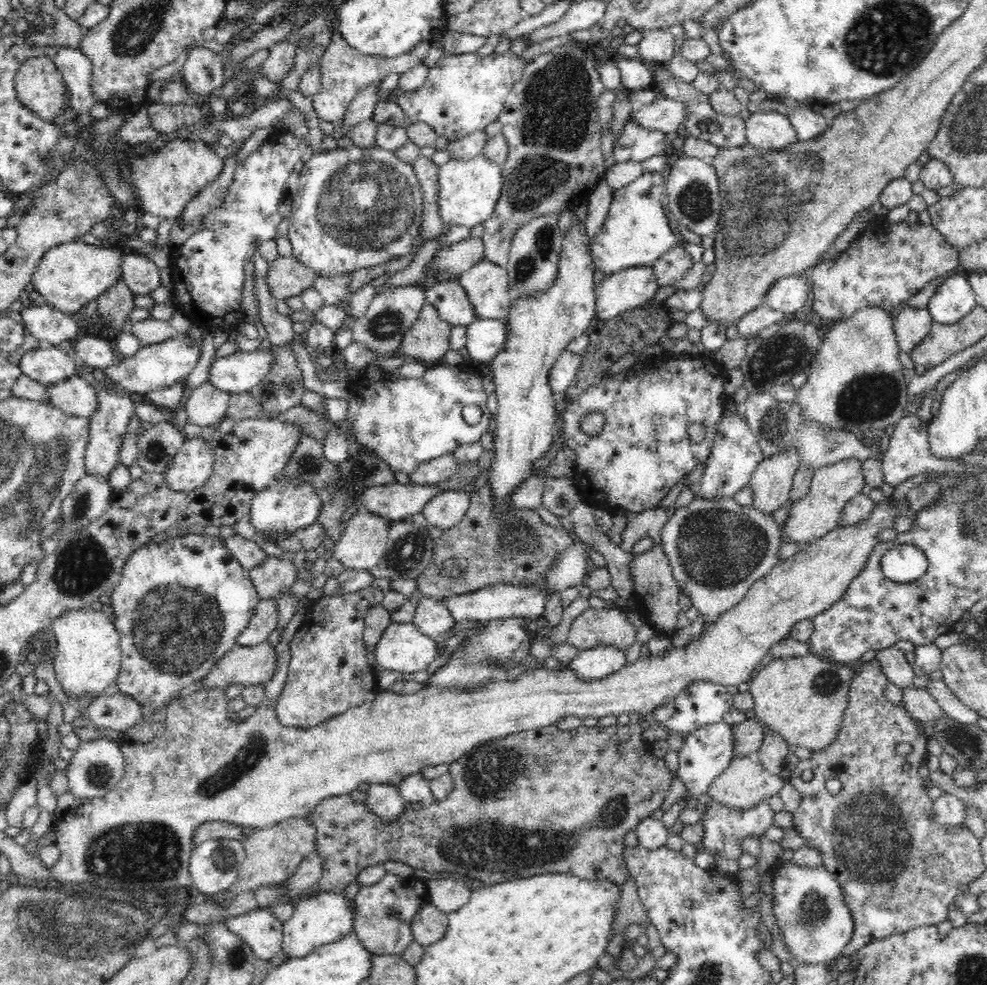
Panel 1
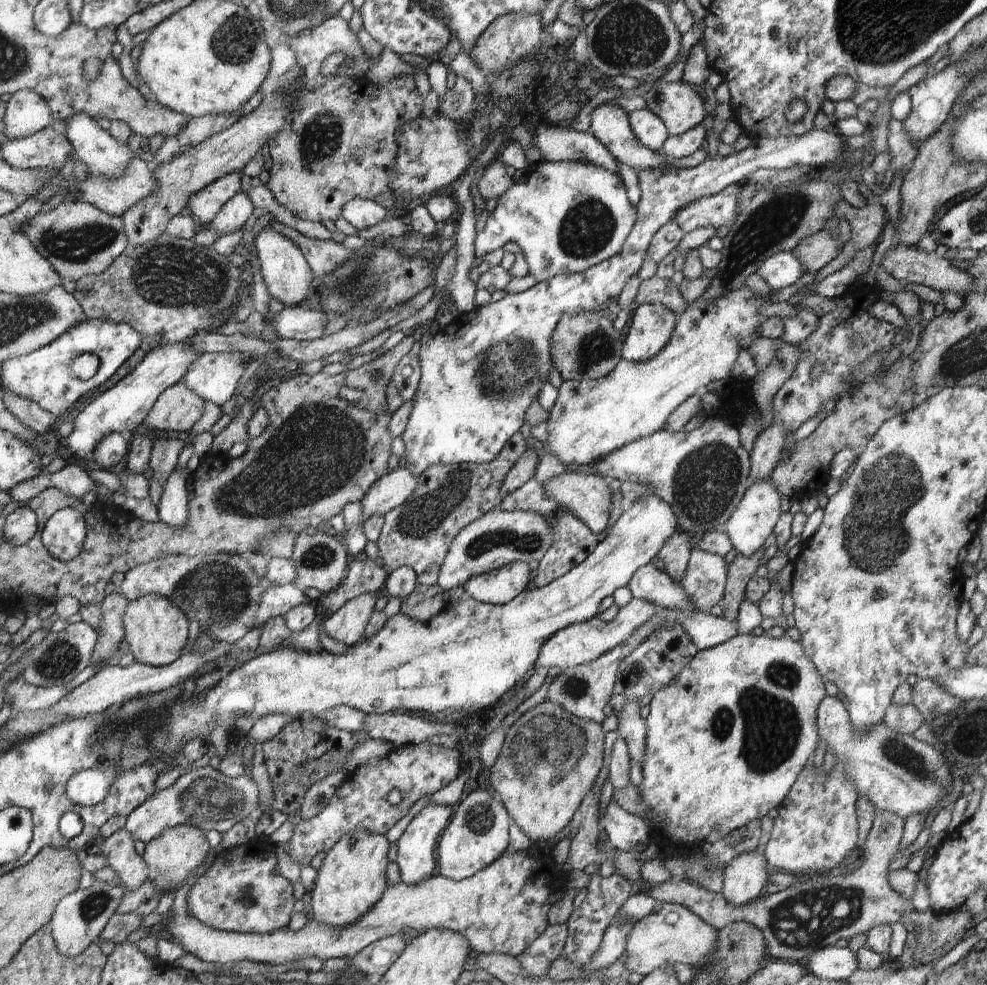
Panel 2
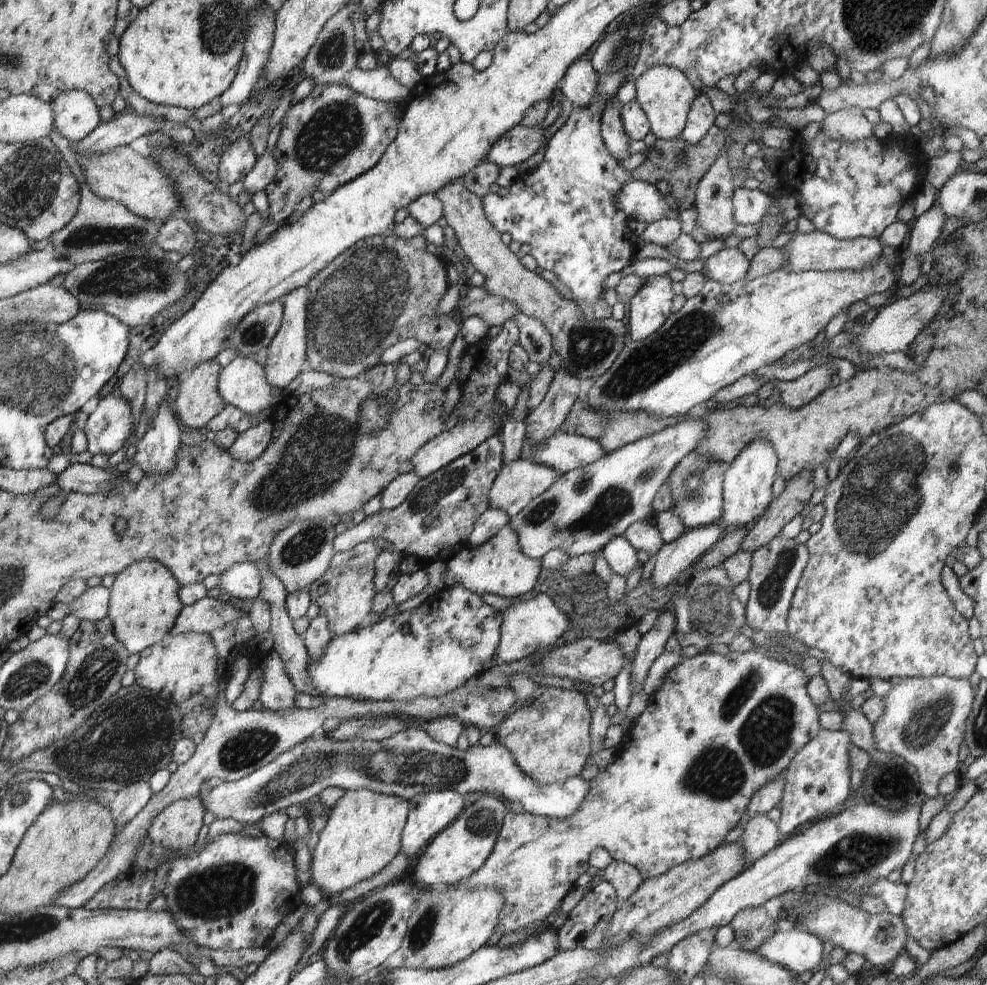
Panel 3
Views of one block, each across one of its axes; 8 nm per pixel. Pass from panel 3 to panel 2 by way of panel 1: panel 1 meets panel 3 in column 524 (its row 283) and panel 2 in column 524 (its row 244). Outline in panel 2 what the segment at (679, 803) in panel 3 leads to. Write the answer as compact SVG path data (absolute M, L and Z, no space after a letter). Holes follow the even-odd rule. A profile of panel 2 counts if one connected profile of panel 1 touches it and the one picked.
M510 842L492 864L479 870L470 878L455 881L437 875L428 877L425 881L415 885L401 882L393 887L386 887L380 900L367 913L364 913L355 922L341 927L333 927L313 919L300 930L293 931L290 928L284 928L265 935L229 933L213 929L200 922L194 915L188 914L187 894L189 886L184 885L174 892L173 905L169 909L168 918L161 922L164 924L164 928L163 931L158 932L158 936L180 945L186 953L193 954L210 963L226 964L252 960L252 962L277 965L290 964L304 960L304 958L320 958L323 961L328 960L328 958L354 958L361 950L384 937L394 935L410 937L412 934L422 933L426 929L445 928L463 934L469 940L473 952L480 954L502 953L517 957L548 928L548 913L552 906L548 897L556 890L560 890L560 888L552 887L548 869L542 864L540 856L538 858L532 857L529 849L518 850Z

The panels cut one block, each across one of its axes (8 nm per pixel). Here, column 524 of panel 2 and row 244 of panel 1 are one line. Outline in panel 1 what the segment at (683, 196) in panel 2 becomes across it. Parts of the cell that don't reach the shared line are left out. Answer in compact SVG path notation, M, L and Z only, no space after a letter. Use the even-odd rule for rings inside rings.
M352 145L350 148L336 147L333 150L326 149L320 153L315 153L308 162L304 163L304 168L300 172L298 188L291 202L292 214L287 236L292 244L293 257L297 258L302 264L310 267L310 269L314 269L319 275L333 278L335 274L352 274L356 270L360 270L360 268L378 266L378 264L382 264L387 260L392 260L394 257L407 255L408 253L412 253L413 258L426 242L426 240L419 242L420 221L423 211L422 193L424 189L418 180L417 174L414 172L412 164L400 161L392 150L384 150L376 146L360 148L359 146Z

